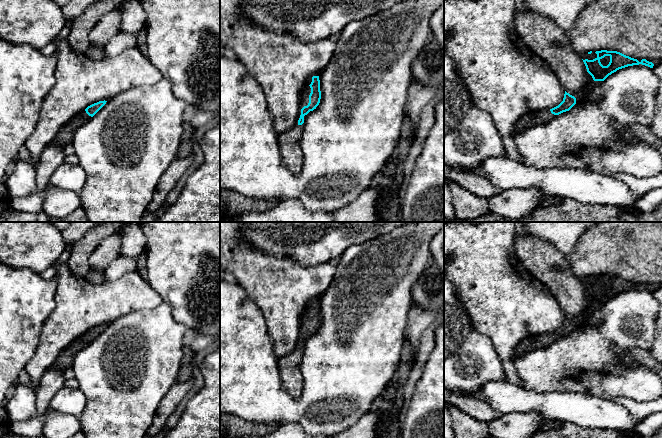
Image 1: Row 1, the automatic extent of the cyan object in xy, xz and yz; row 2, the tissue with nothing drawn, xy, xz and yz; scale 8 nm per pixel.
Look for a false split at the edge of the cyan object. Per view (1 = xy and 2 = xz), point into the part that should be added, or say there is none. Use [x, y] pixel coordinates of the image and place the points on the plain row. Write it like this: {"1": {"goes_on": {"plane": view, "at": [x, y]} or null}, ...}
{"1": {"goes_on": {"plane": "xy", "at": [65, 359]}}, "2": {"goes_on": {"plane": "xz", "at": [306, 315]}}}

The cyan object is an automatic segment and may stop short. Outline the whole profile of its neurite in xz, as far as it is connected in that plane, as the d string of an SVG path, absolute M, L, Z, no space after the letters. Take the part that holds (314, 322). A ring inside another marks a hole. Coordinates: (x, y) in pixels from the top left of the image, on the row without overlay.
M319 300L309 301L302 315L301 339L298 349L304 347L304 340L316 333L321 323Z

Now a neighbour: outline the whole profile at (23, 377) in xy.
M25 369L21 370L19 375L18 375L18 382L30 387L31 389L34 390L34 392L37 391L39 384L35 384L30 376L28 375L28 373L26 372Z

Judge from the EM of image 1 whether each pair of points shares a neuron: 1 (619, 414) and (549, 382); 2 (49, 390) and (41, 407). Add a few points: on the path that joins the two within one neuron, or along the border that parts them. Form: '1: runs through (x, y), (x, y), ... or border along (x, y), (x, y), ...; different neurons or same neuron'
1: border along (546, 392), (584, 392), (593, 396); different neurons
2: runs through (45, 394), (42, 403); same neuron

